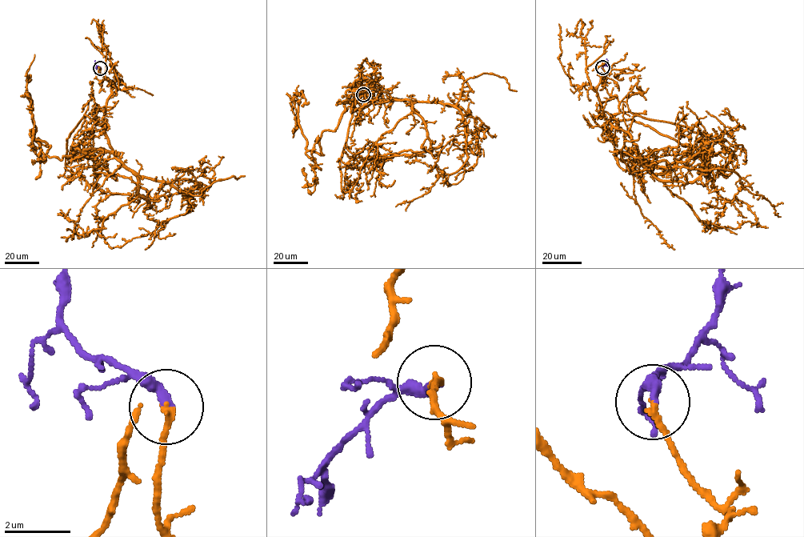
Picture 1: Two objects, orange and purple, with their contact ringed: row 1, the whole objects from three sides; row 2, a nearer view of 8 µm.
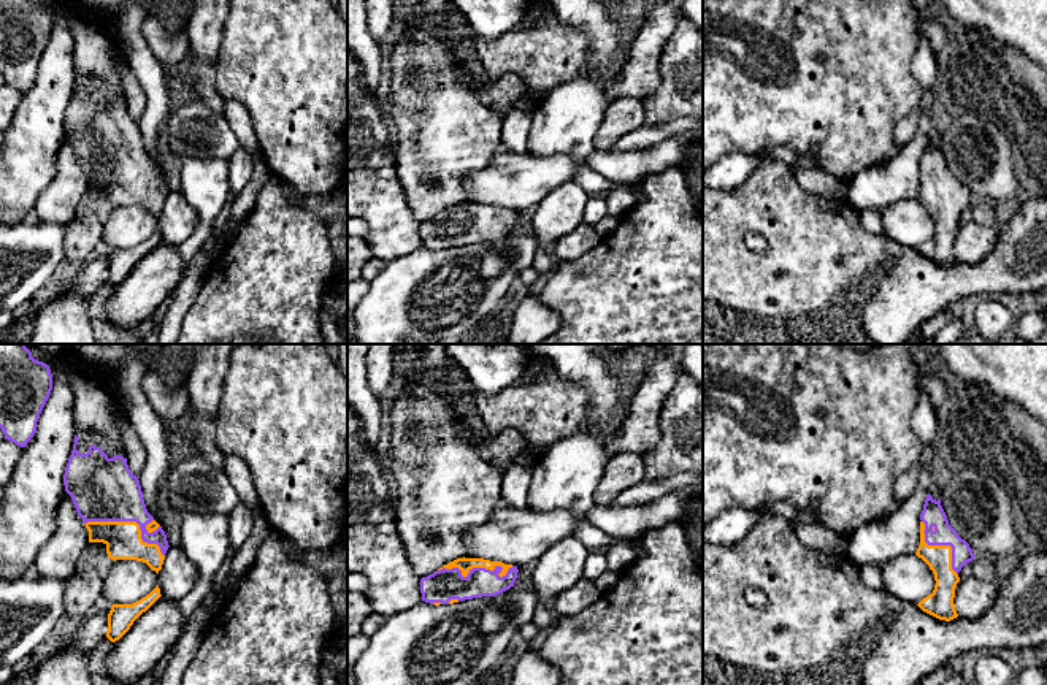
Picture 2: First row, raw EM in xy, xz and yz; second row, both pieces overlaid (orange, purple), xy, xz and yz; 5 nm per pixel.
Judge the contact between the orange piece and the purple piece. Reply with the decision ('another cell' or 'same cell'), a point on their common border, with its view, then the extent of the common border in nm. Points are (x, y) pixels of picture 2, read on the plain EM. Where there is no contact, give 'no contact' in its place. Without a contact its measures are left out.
same cell | xy (130, 167) | 440 nm

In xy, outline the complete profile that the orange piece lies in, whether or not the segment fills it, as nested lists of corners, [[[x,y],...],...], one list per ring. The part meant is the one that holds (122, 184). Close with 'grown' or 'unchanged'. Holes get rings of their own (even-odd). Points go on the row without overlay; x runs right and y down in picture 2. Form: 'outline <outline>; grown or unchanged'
outline [[[75,79],[63,130],[89,176],[89,187],[103,187],[108,203],[114,206],[143,206],[159,219],[170,190],[165,176],[146,154],[140,125],[130,117],[127,103],[121,100],[109,103],[95,90],[90,90],[87,98],[79,98],[76,95],[78,86],[79,82]]]; grown

